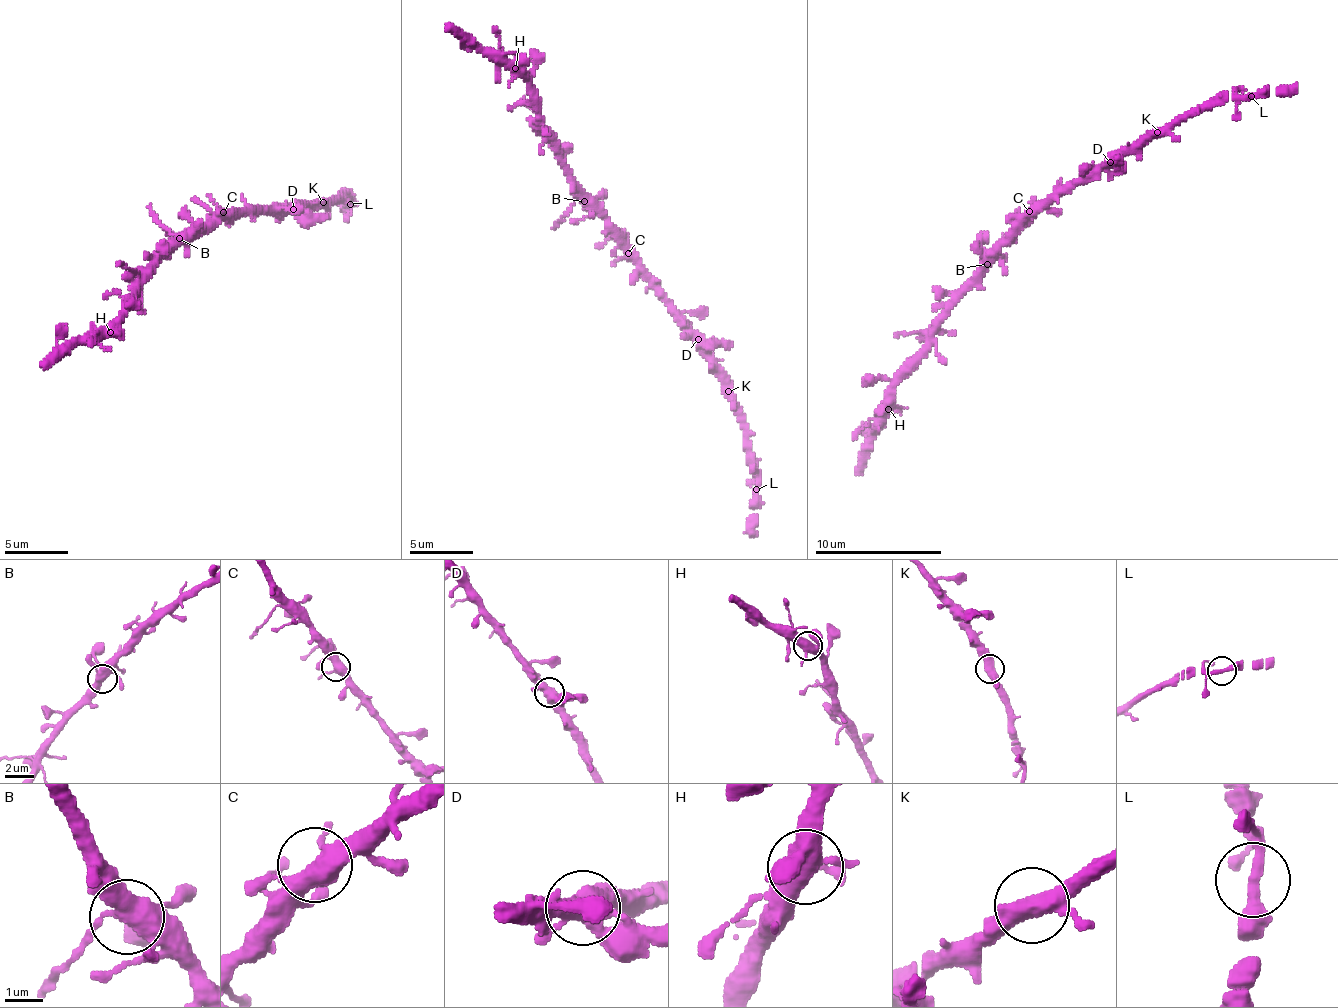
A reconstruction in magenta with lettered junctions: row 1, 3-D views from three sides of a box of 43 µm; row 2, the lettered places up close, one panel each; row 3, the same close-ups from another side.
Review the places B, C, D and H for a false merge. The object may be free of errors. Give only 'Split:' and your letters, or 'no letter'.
Split: no letter

